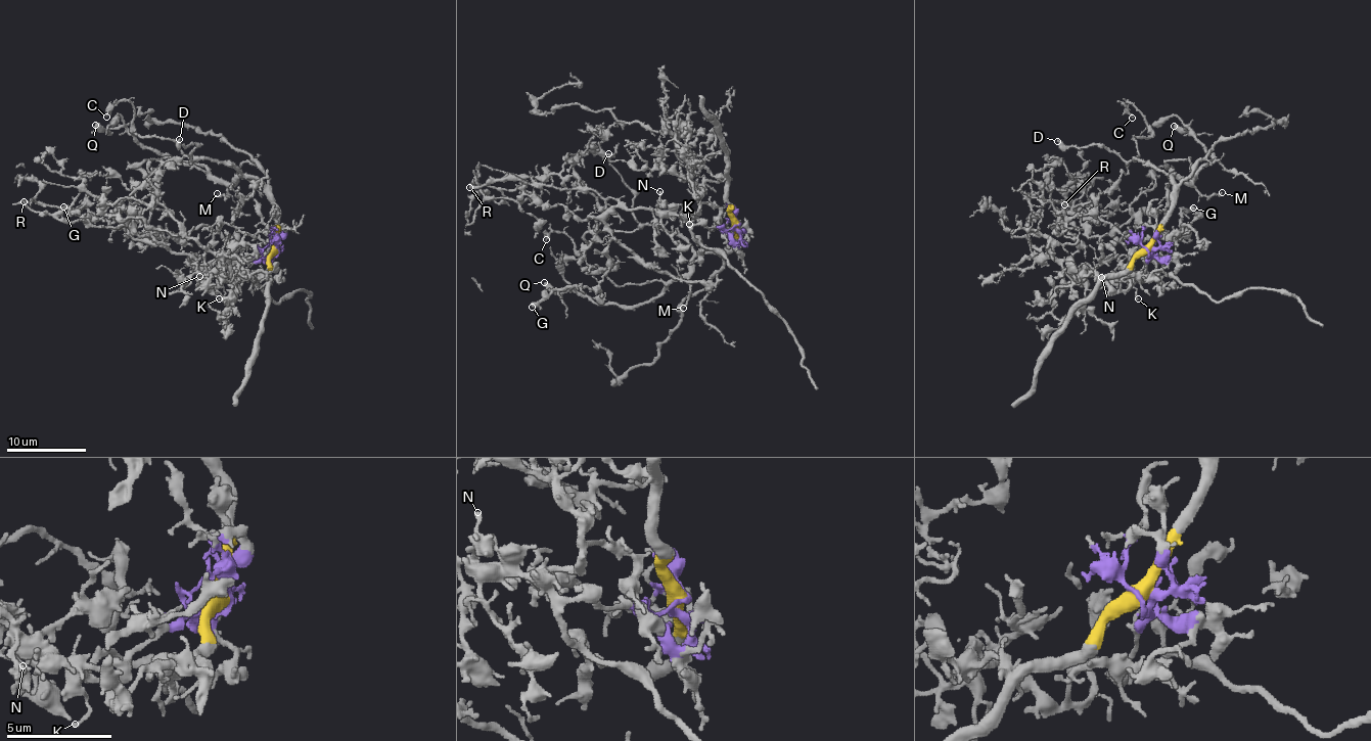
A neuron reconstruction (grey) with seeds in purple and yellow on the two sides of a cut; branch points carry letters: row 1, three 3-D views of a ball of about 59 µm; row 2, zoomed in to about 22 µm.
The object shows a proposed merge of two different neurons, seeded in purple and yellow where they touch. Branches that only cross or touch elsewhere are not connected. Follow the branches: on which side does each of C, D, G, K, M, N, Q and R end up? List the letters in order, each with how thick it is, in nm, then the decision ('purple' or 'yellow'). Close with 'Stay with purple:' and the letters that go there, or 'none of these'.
C: 200 nm | yellow
D: 400 nm | yellow
G: 320 nm | purple
K: 170 nm | purple
M: 170 nm | yellow
N: 200 nm | purple
Q: 500 nm | yellow
R: 150 nm | purple
Stay with purple: G, K, N, R

